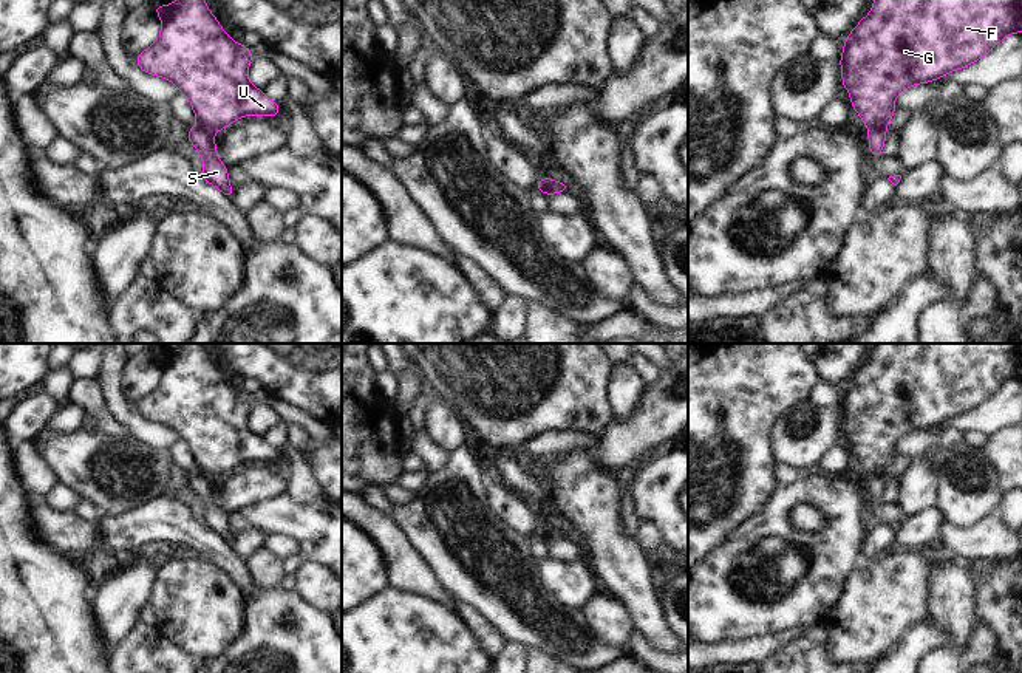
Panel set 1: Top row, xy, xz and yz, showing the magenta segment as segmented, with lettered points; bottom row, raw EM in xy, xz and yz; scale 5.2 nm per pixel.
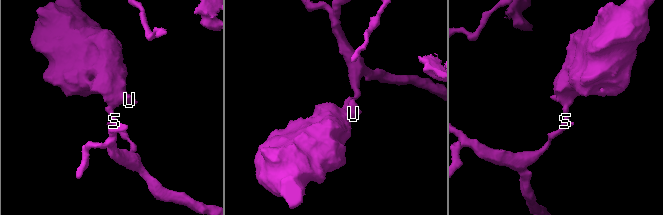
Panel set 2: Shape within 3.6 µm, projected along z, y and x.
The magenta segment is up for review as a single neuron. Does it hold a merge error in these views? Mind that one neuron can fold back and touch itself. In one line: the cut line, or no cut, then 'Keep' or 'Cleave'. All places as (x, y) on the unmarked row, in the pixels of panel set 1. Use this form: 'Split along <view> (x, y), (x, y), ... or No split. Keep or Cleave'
Split along yz (869, 474), (885, 475). Cleave.

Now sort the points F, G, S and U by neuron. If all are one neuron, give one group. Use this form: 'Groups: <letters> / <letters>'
Groups: F G U / S.

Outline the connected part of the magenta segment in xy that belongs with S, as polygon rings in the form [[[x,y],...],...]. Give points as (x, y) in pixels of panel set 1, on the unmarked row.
[[[199,472],[187,477],[187,486],[196,494],[204,506],[203,526],[220,535],[227,546],[232,546],[233,537],[229,529],[227,514],[220,509],[215,484]]]

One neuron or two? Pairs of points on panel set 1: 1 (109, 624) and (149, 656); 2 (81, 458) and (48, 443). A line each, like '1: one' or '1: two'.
1: two
2: one

